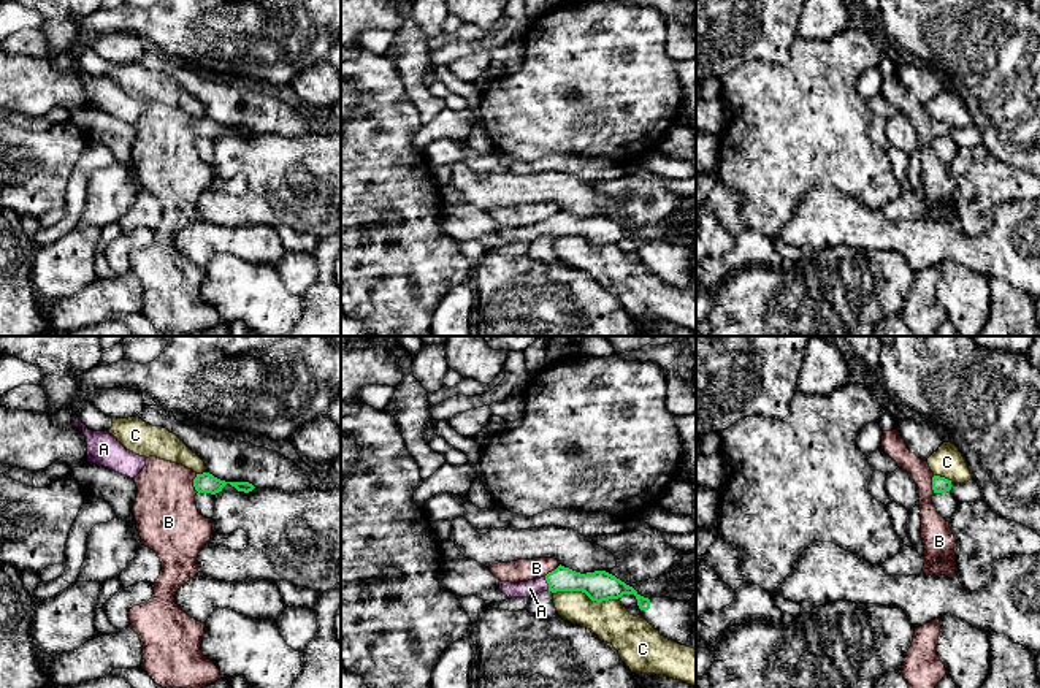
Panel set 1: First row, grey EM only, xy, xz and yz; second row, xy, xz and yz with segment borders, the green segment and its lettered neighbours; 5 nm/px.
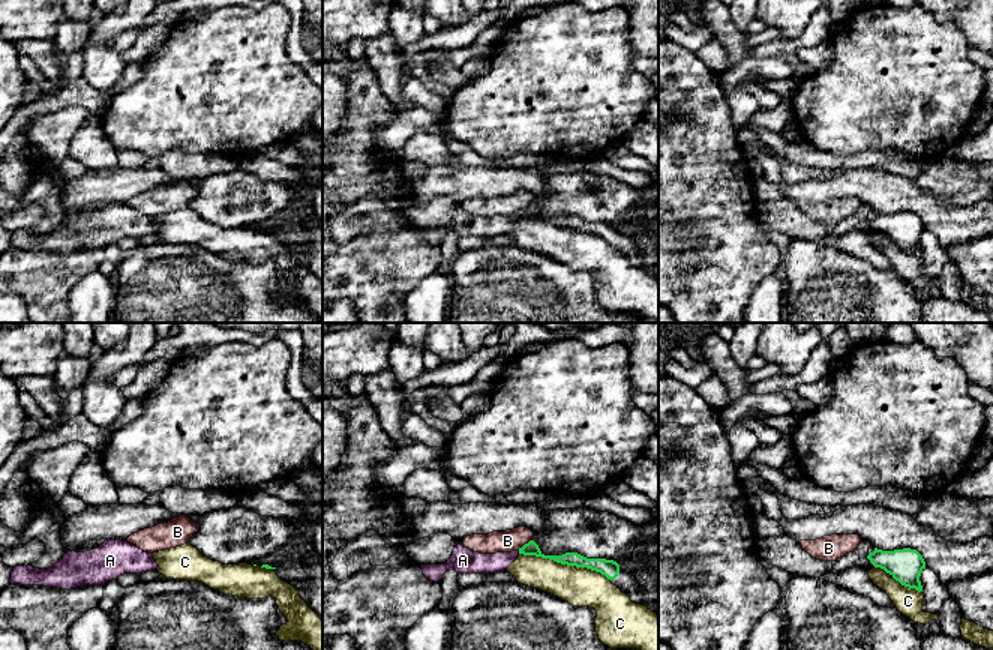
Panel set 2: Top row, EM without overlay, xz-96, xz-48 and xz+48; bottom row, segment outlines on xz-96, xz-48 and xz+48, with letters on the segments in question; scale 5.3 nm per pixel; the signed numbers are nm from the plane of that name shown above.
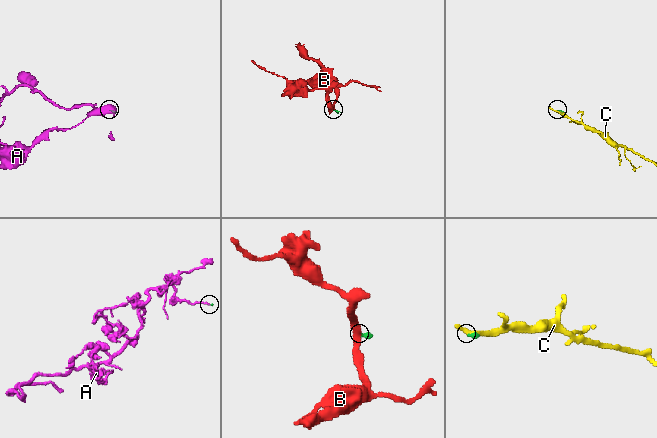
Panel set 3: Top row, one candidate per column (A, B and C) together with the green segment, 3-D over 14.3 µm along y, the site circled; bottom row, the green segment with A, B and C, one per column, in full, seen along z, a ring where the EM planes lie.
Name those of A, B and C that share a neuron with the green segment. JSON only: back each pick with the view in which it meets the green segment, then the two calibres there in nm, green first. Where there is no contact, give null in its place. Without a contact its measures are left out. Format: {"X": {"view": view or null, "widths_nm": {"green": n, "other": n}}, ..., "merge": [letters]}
{"A": {"view": "xz", "widths_nm": {"green": 150, "other": 90}}, "merge": ["A"]}

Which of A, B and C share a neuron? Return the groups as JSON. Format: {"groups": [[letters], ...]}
{"groups": [["A"], ["B"], ["C"]]}

